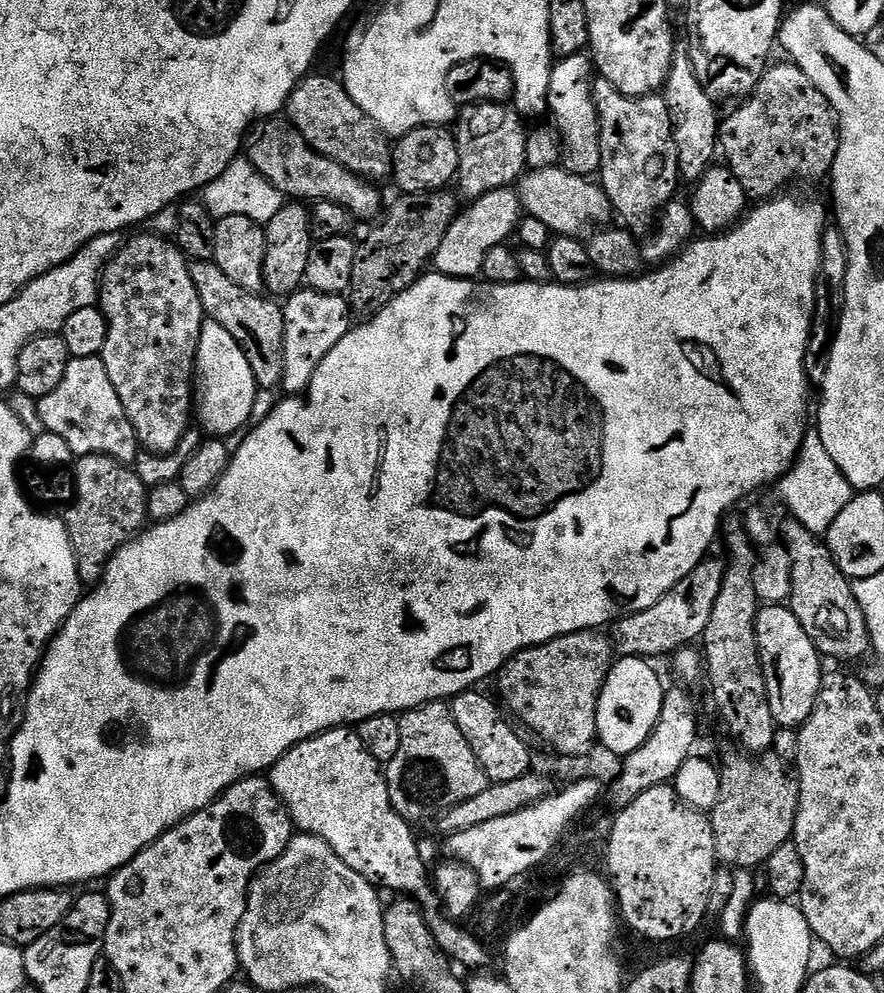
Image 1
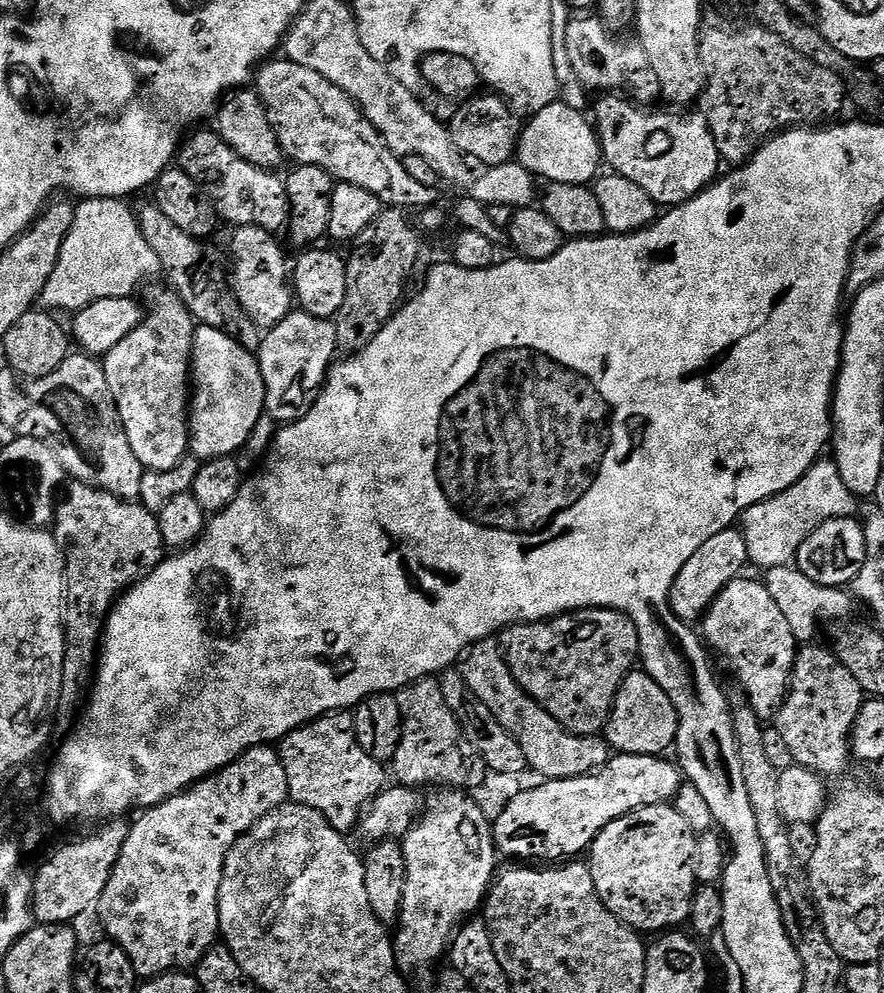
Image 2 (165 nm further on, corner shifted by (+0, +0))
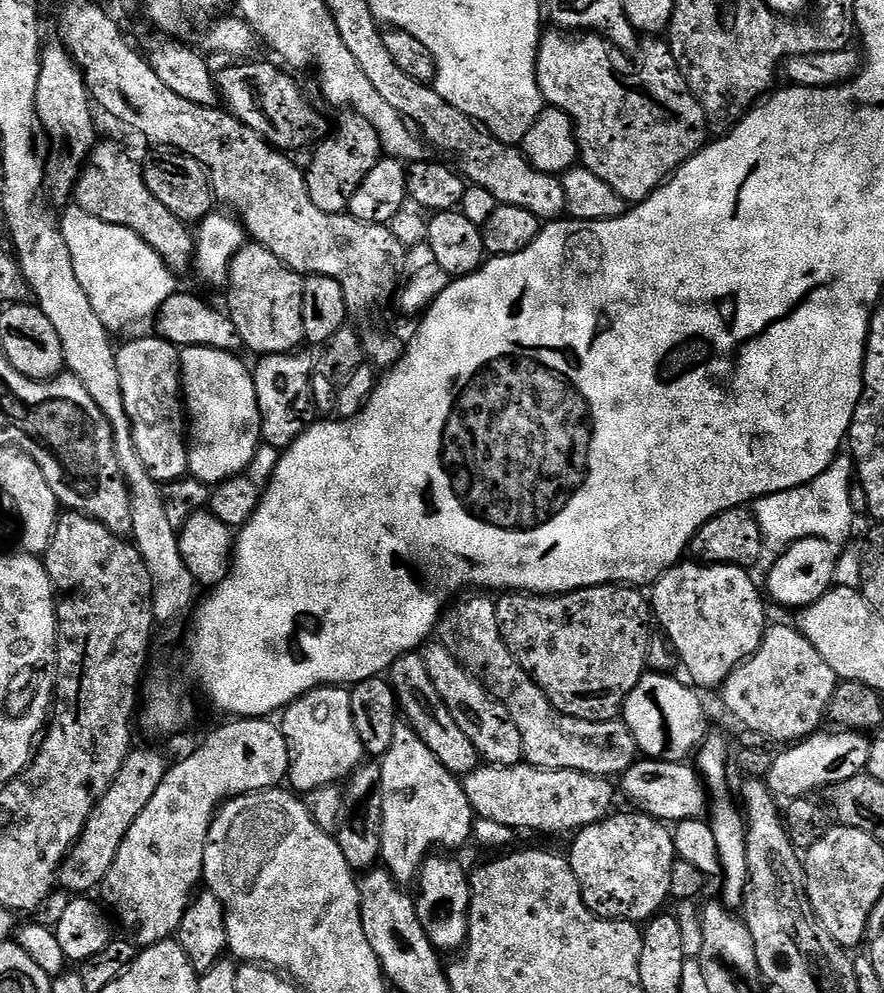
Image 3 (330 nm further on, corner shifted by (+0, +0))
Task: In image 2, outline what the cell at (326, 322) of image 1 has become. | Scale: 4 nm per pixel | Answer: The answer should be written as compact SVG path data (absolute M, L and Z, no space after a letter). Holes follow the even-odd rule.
M294 310L278 322L278 326L263 333L258 359L264 383L264 410L277 420L277 425L293 424L310 414L327 381L328 369L337 359L339 348L335 323L314 318L314 314L303 310Z

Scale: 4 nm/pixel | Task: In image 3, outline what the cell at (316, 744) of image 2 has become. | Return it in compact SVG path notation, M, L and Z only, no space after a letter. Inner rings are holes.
M321 686L310 690L305 696L283 709L279 726L288 743L290 762L287 779L297 793L307 794L327 784L340 784L347 781L357 768L365 763L366 749L356 725L356 705L352 703L352 692L344 686Z

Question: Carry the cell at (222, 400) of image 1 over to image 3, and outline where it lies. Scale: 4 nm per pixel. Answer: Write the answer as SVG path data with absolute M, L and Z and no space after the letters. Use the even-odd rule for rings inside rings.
M186 348L183 349L182 352L182 388L183 391L186 393L186 416L187 419L190 421L190 447L188 450L190 472L191 475L195 477L195 479L200 480L202 483L207 484L209 486L215 486L221 484L223 480L229 480L230 478L234 478L235 476L245 475L245 473L249 471L248 467L250 467L251 464L254 463L256 460L256 451L258 451L259 448L262 448L262 433L264 430L264 417L260 415L260 398L256 393L256 377L254 375L253 369L251 367L247 368L247 366L244 365L242 361L239 360L240 358L241 357L237 355L237 353L223 352L218 348Z

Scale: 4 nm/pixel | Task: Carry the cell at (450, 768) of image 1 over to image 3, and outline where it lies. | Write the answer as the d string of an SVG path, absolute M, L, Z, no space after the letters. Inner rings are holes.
M419 651L407 652L405 656L394 661L390 669L390 679L392 687L396 690L396 699L400 702L403 715L413 720L409 721L430 746L430 750L434 750L442 766L457 774L467 774L481 767L480 751L474 746L468 729L449 710L442 694L438 692L438 686L434 684L434 678L430 676L430 670L426 668L424 657Z

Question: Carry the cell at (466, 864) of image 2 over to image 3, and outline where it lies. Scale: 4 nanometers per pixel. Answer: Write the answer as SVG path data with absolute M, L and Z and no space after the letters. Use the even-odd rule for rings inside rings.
M401 726L394 734L394 742L390 750L379 761L381 780L378 785L379 793L384 797L378 801L382 812L382 844L381 855L385 865L399 877L415 877L421 871L422 865L430 854L437 850L456 850L464 843L473 839L474 813L472 802L468 797L461 777L450 771L430 750L430 746L422 739L419 732L412 726Z

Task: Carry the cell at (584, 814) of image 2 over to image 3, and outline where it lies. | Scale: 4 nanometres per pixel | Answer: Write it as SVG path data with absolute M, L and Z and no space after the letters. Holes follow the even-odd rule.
M637 759L636 763L623 773L624 792L637 800L643 811L657 820L679 822L699 820L710 804L710 792L699 771L691 763L678 760Z

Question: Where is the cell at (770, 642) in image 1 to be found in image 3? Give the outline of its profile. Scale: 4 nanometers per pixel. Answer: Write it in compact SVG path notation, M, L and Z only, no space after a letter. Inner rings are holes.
M688 563L674 565L656 581L650 592L650 603L653 613L658 617L659 623L660 620L664 623L681 660L688 667L693 680L691 683L701 689L719 689L740 664L749 660L764 645L765 633L770 627L768 612L764 609L766 596L761 585L759 588L755 578L748 573L751 571L747 567L739 564Z

